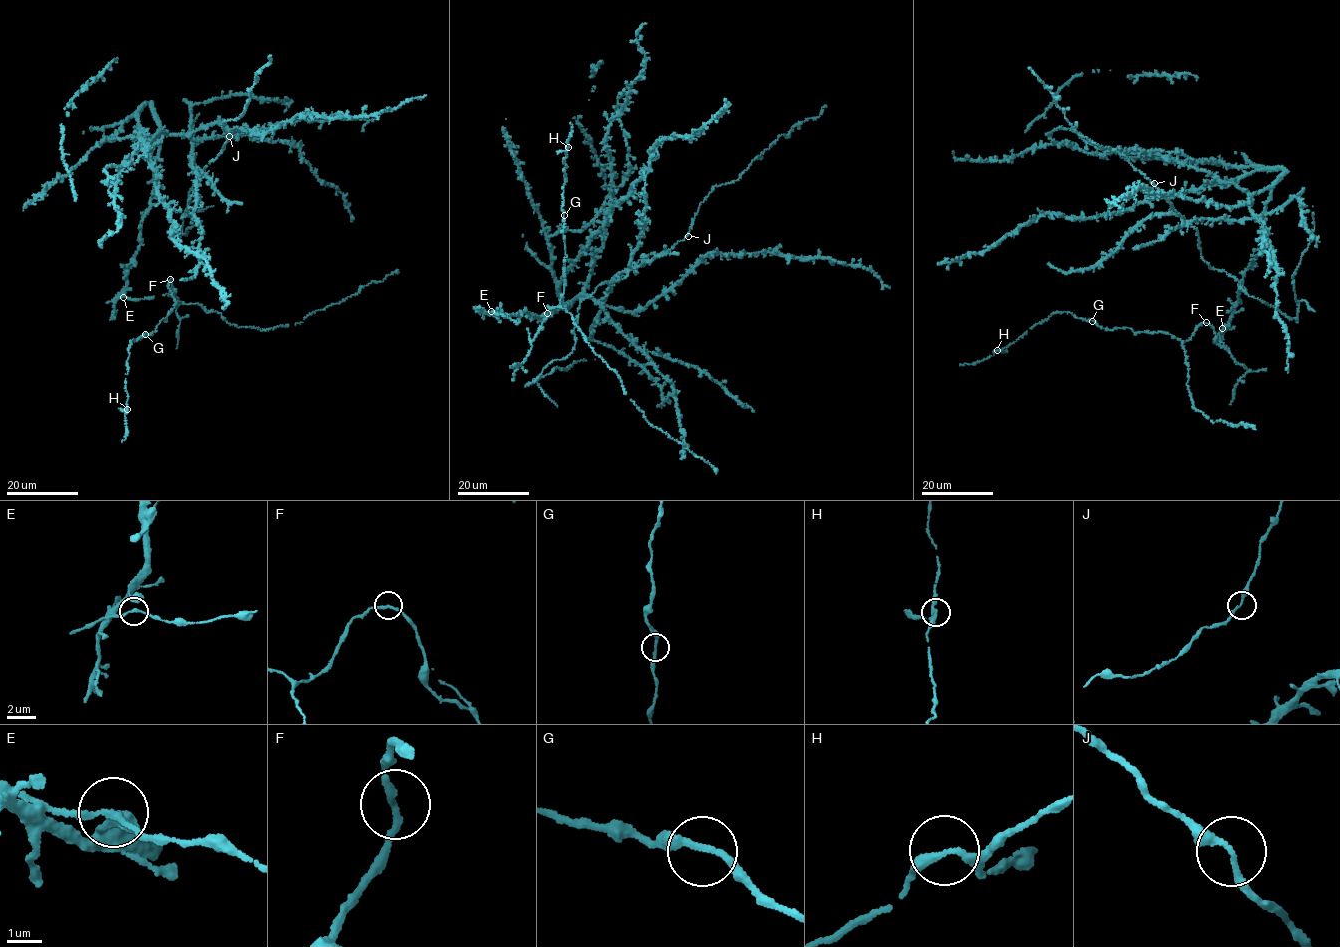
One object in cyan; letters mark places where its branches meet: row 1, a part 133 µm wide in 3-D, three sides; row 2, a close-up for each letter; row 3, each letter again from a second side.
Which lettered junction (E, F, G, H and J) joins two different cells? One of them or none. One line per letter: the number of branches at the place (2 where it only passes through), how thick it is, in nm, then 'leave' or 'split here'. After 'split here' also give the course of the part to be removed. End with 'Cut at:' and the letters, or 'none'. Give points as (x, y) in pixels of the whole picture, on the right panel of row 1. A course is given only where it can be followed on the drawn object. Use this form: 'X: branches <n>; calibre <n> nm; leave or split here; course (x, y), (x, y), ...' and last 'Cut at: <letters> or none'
E: branches 2; calibre 170 nm; leave
F: branches 2; calibre 200 nm; leave
G: branches 2; calibre 220 nm; leave
H: branches 2; calibre 220 nm; leave
J: branches 2; calibre 220 nm; leave
Cut at: none

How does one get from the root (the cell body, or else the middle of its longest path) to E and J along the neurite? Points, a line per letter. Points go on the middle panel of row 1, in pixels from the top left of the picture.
E: (563, 307), (541, 321), (525, 311), (519, 316), (509, 316), (500, 312), (494, 316), (491, 311)
J: (563, 307), (593, 297), (604, 319), (600, 307), (612, 281), (688, 236)

